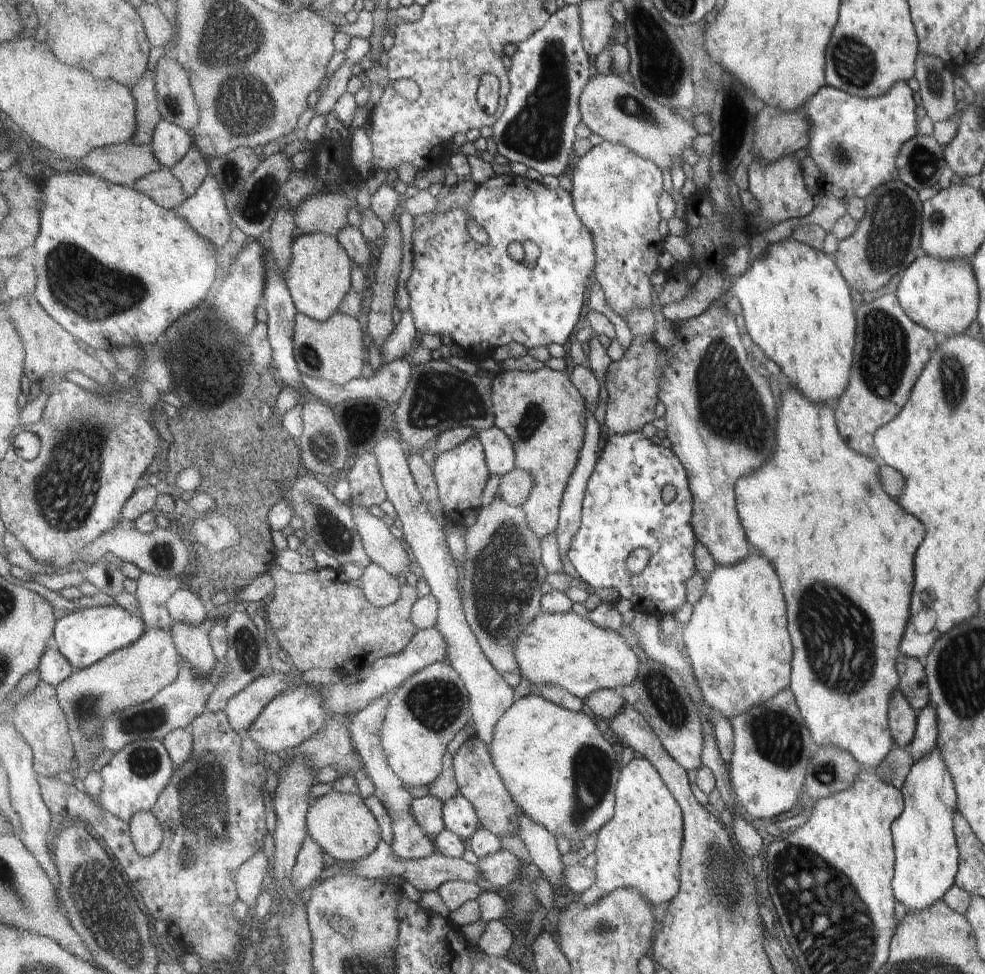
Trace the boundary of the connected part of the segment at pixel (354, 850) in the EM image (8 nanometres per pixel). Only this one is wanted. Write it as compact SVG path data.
M333 791L319 797L307 815L308 833L323 848L329 860L359 862L371 856L382 839L382 826L361 795Z

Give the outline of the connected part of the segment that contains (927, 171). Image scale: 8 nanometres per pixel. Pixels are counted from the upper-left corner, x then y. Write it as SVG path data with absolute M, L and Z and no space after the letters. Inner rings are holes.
M917 133L899 148L895 168L897 178L917 192L929 186L936 188L945 168L942 146L932 135Z

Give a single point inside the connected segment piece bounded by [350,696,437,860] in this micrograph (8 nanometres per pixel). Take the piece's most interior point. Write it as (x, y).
(410, 843)

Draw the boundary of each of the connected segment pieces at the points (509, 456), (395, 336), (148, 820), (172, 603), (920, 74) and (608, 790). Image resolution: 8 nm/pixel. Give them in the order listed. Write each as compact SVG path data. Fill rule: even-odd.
M495 426L481 431L478 437L483 443L491 474L502 477L517 468L517 454L511 438L501 428Z
M408 308L401 313L401 320L396 329L379 350L381 364L391 364L395 360L406 359L418 334L413 313Z
M139 812L130 820L132 842L143 856L153 856L164 839L159 818L153 812Z
M191 587L175 592L169 599L168 609L175 620L189 626L199 626L207 621L207 609Z
M918 52L915 55L913 78L919 84L919 100L929 120L943 122L956 112L952 69L935 56Z
M535 694L525 695L518 699L497 723L493 734L493 744L491 744L490 755L495 770L499 772L501 780L503 780L503 784L505 784L505 788L507 788L509 794L513 797L514 802L519 805L519 808L521 808L527 816L532 816L535 822L546 826L547 830L557 838L563 836L573 842L582 842L588 838L590 834L597 835L616 814L616 790L623 767L618 763L617 752L615 752L613 744L611 744L609 740L605 740L603 732L597 728L597 724L595 724L585 712L571 712L571 709L561 708L561 706L553 704L553 702L547 700L545 697L536 696Z

